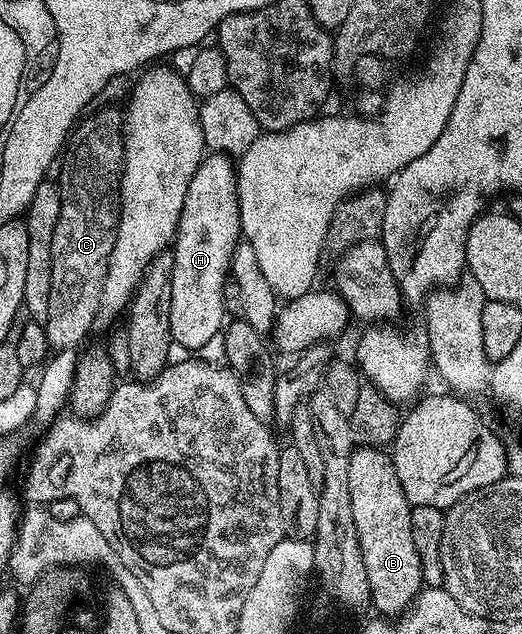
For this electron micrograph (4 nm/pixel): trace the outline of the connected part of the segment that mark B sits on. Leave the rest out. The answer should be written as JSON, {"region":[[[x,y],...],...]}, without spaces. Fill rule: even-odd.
{"region":[[[378,446],[353,449],[348,461],[348,487],[350,508],[354,508],[354,528],[358,532],[358,544],[362,548],[362,564],[366,564],[366,576],[372,589],[371,605],[377,606],[384,616],[403,615],[422,589],[424,569],[420,567],[418,548],[414,548],[414,532],[410,528],[412,506],[398,480],[391,453]]]}

